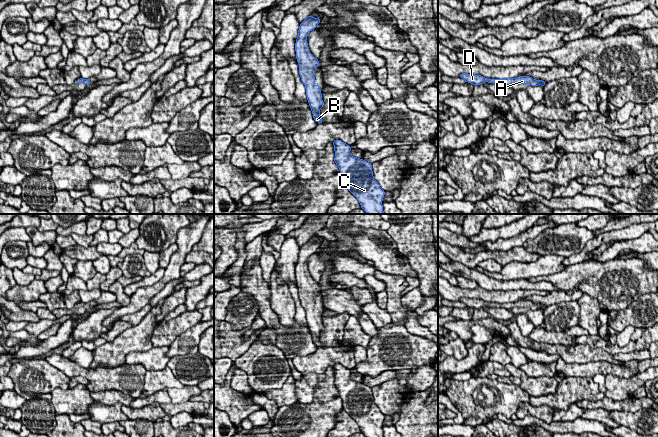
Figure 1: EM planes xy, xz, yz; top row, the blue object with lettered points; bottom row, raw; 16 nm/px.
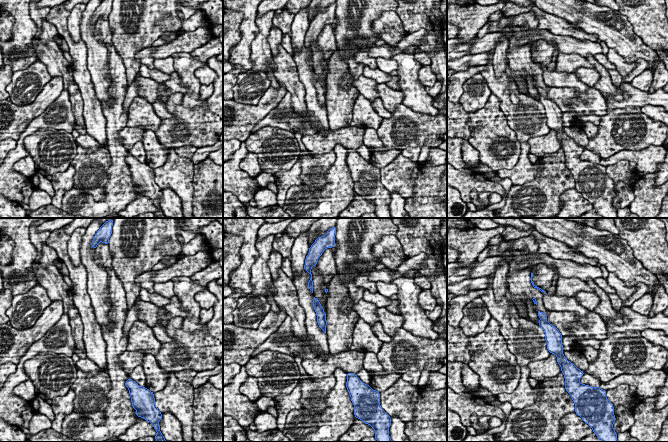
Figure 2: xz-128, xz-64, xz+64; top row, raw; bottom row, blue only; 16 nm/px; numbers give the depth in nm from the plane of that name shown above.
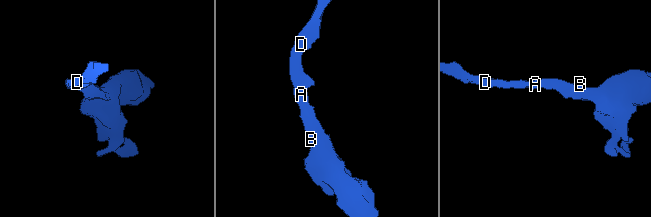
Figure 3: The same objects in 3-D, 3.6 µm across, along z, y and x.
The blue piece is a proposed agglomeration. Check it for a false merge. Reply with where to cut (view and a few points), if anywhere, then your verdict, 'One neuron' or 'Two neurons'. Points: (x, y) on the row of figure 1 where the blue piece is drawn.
No split. One neuron

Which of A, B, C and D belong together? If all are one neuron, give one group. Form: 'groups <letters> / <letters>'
groups A B C D

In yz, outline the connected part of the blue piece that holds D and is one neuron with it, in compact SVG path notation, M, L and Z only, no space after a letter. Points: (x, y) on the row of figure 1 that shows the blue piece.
M463 73L463 74L460 74L459 77L463 78L467 83L471 83L473 85L480 85L480 84L483 84L484 82L494 83L494 84L505 84L507 86L511 86L514 83L530 84L531 86L541 85L543 87L546 85L546 82L544 82L543 80L536 80L529 76L519 76L515 79L513 78L488 79L481 75L472 75L472 74Z

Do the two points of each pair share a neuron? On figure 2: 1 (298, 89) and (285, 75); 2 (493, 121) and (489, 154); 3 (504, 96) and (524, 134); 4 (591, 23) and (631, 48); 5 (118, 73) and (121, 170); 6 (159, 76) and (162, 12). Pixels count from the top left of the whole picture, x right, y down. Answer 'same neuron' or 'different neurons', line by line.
1: same neuron
2: same neuron
3: same neuron
4: same neuron
5: same neuron
6: different neurons

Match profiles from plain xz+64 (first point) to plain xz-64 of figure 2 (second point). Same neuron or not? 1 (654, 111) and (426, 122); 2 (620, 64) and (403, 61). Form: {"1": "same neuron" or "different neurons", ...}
{"1": "different neurons", "2": "same neuron"}

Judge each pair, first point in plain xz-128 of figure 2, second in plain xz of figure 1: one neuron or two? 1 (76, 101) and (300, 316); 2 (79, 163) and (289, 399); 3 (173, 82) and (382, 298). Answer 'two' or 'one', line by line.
1: two
2: two
3: one

